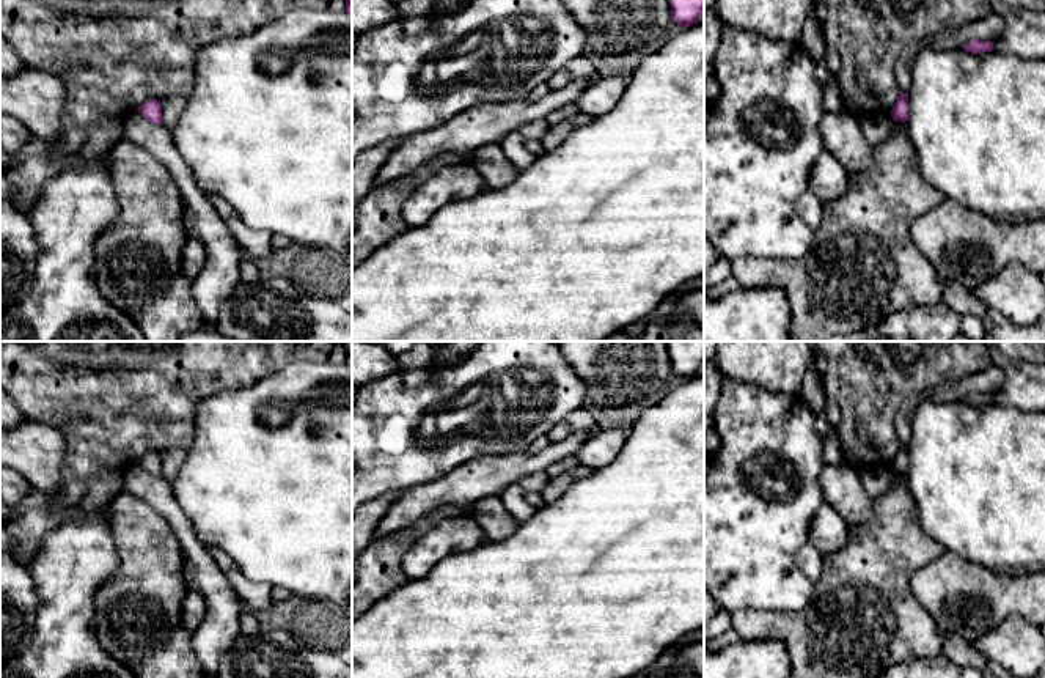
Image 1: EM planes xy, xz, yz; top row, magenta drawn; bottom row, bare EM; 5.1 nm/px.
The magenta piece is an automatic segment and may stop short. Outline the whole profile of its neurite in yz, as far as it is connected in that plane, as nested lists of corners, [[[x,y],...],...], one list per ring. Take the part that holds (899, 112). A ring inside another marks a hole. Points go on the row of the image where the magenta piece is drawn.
[[[899,93],[897,102],[891,110],[891,116],[894,121],[905,123],[908,116],[908,93]]]

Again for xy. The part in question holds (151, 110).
[[[148,99],[143,105],[138,107],[138,112],[154,124],[162,123],[162,107],[160,101],[157,99]]]

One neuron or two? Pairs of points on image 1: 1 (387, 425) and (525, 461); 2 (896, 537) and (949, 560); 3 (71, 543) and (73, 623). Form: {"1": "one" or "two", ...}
{"1": "two", "2": "two", "3": "one"}

